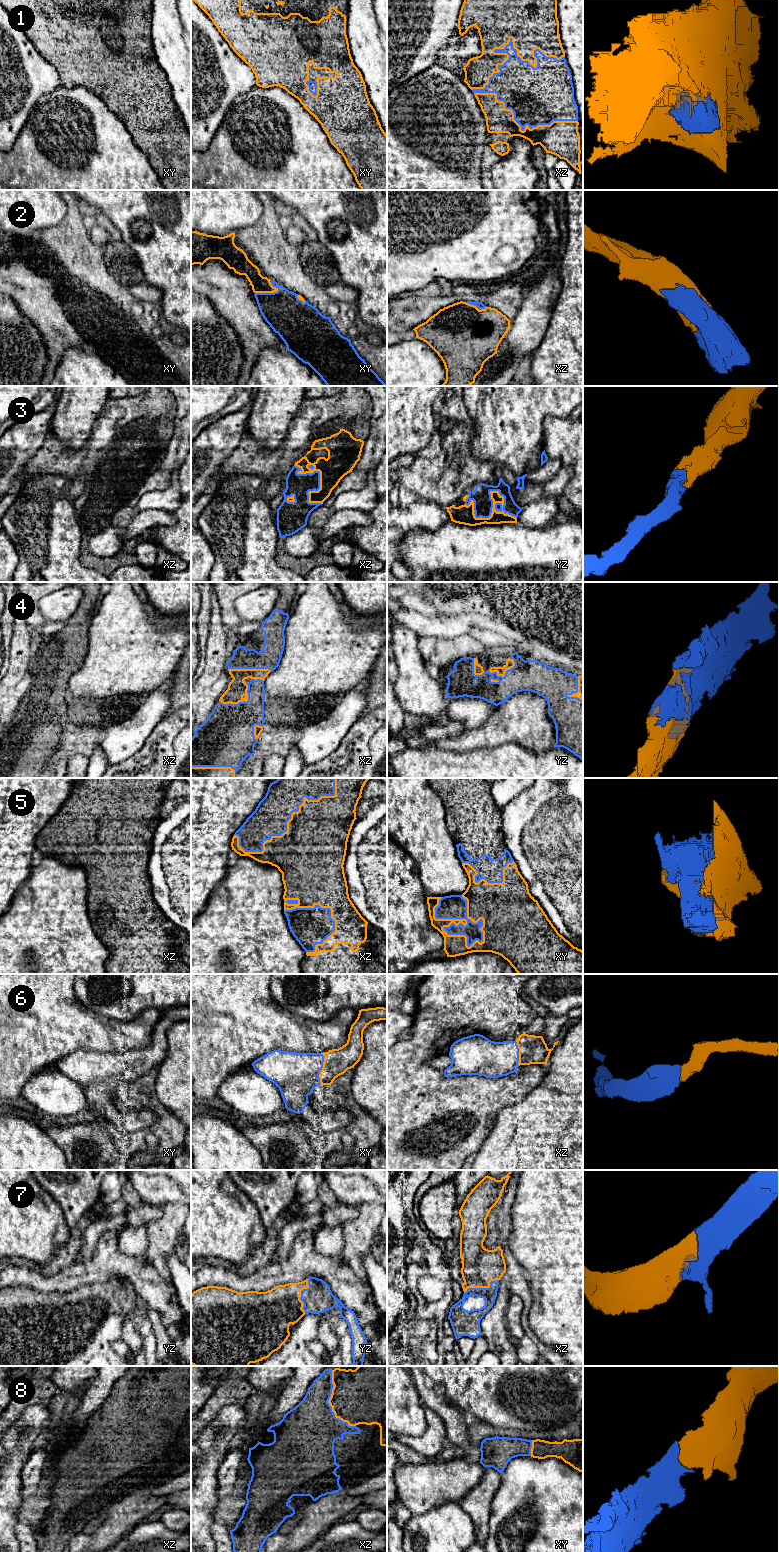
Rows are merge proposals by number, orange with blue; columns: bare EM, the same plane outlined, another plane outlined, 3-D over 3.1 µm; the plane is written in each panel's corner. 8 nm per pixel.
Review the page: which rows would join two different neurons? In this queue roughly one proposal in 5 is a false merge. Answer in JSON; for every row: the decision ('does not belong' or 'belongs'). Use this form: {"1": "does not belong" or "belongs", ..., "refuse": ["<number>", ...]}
{"1": "belongs", "2": "belongs", "3": "belongs", "4": "belongs", "5": "belongs", "6": "belongs", "7": "belongs", "8": "belongs", "refuse": []}

